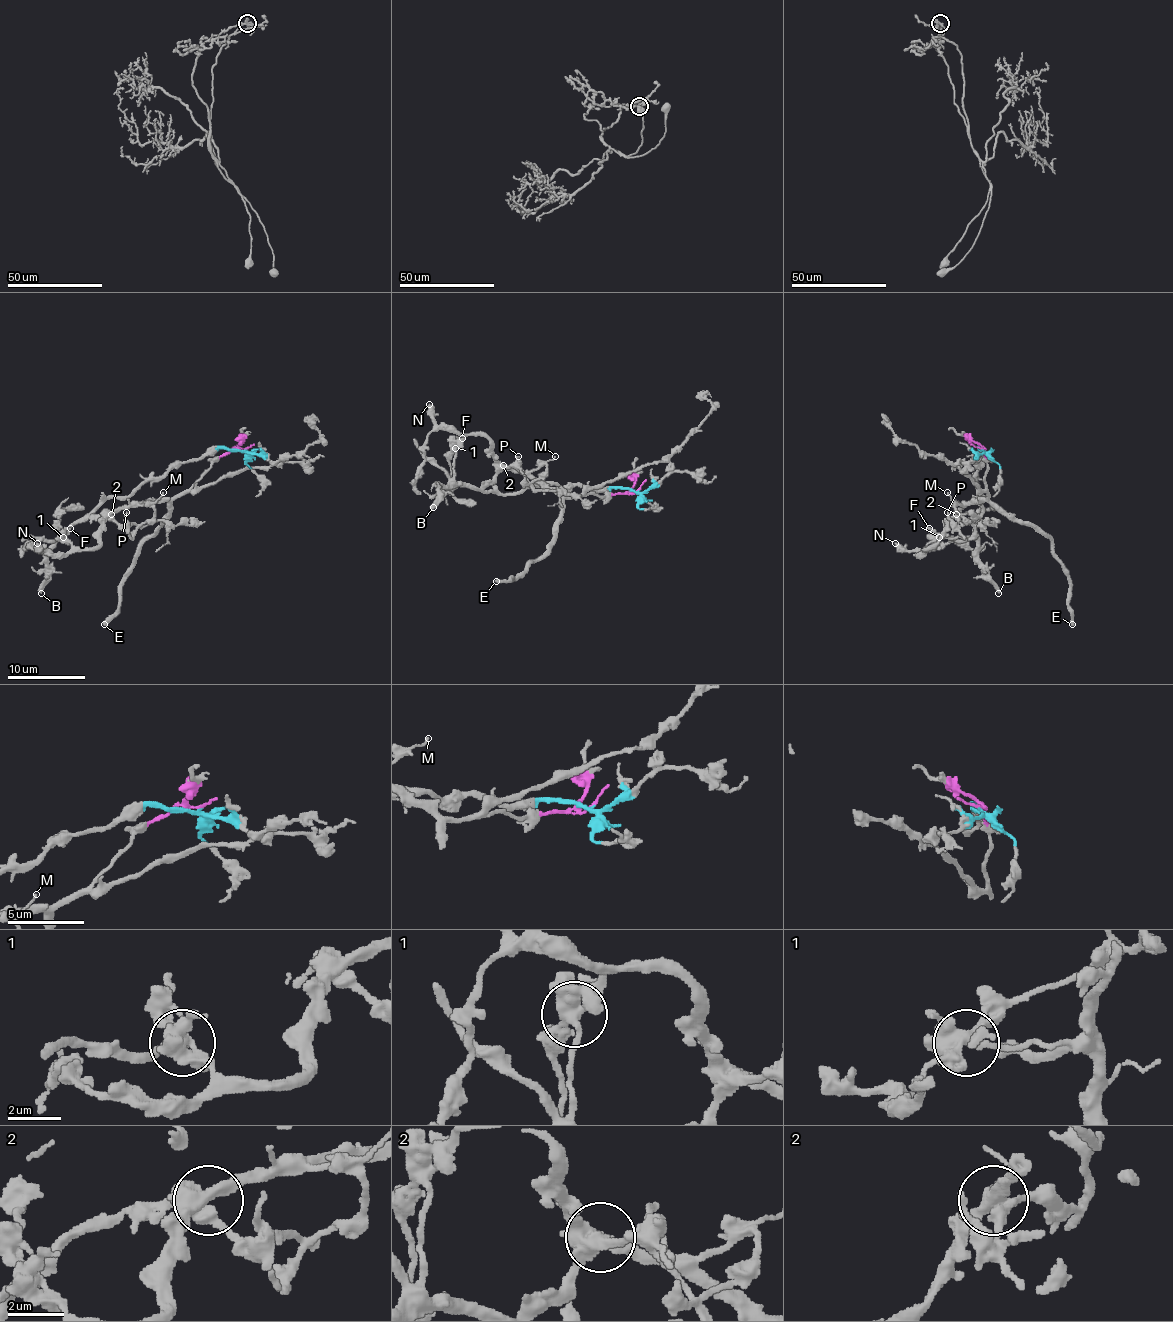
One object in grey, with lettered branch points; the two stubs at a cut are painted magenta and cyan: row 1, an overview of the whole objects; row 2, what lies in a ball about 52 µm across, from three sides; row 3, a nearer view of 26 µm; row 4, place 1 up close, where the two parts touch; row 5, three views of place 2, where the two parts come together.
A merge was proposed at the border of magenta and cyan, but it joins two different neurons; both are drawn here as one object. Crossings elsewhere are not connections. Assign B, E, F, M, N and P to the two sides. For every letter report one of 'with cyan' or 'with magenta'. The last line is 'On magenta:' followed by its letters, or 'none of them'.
B: with cyan
E: with magenta
F: with cyan
M: with magenta
N: with magenta
P: with cyan
On magenta: E, M, N

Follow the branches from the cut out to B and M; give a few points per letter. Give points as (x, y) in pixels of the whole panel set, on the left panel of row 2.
B: (243, 450), (210, 448), (162, 477), (148, 477), (127, 496), (105, 498), (49, 553), (41, 593)
M: (243, 448), (231, 448), (222, 454), (189, 489), (165, 498), (138, 502), (152, 504), (163, 493)

